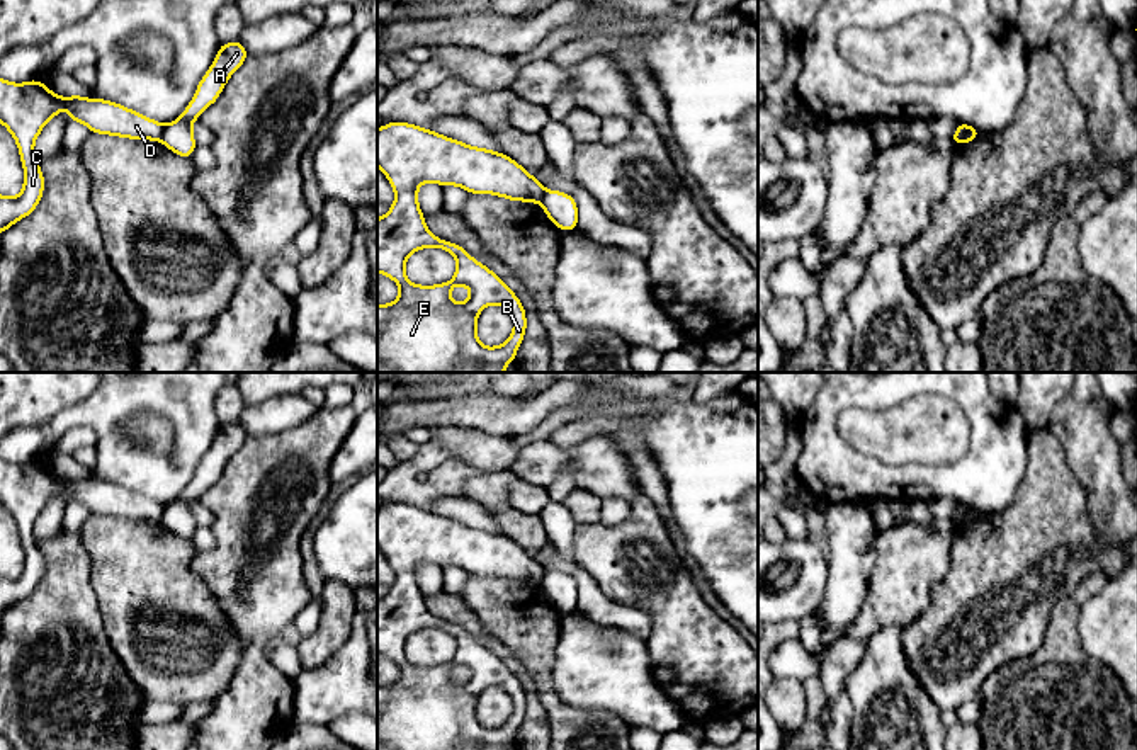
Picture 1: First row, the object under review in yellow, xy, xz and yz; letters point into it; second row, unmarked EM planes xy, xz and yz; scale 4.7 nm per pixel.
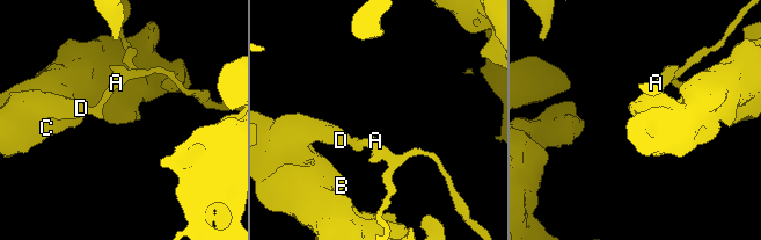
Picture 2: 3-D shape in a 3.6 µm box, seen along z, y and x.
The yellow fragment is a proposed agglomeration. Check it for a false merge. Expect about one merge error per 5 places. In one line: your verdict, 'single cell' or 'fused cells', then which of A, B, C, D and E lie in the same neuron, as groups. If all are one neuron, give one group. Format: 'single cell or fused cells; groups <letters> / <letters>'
fused cells; groups A / B C D E

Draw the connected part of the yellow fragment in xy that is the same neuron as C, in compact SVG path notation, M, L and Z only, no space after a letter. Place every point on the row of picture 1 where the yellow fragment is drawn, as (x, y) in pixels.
M0 78L0 122L14 136L24 167L20 194L0 194L0 235L32 214L44 194L44 175L34 156L34 143L63 107L70 109L68 121L78 121L95 134L160 141L165 131L165 124L107 99L85 99L80 94L59 97L41 80L12 83Z

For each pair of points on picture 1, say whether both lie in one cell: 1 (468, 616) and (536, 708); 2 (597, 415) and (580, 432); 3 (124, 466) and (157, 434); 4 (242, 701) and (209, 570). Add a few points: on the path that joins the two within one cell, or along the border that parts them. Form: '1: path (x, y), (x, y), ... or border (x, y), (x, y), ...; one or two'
1: path (486, 640), (522, 674), (527, 684); one
2: path (593, 419), (583, 429); one
3: border (126, 422), (126, 429), (140, 444), (170, 451); two
4: path (254, 669), (254, 618), (238, 602); one

